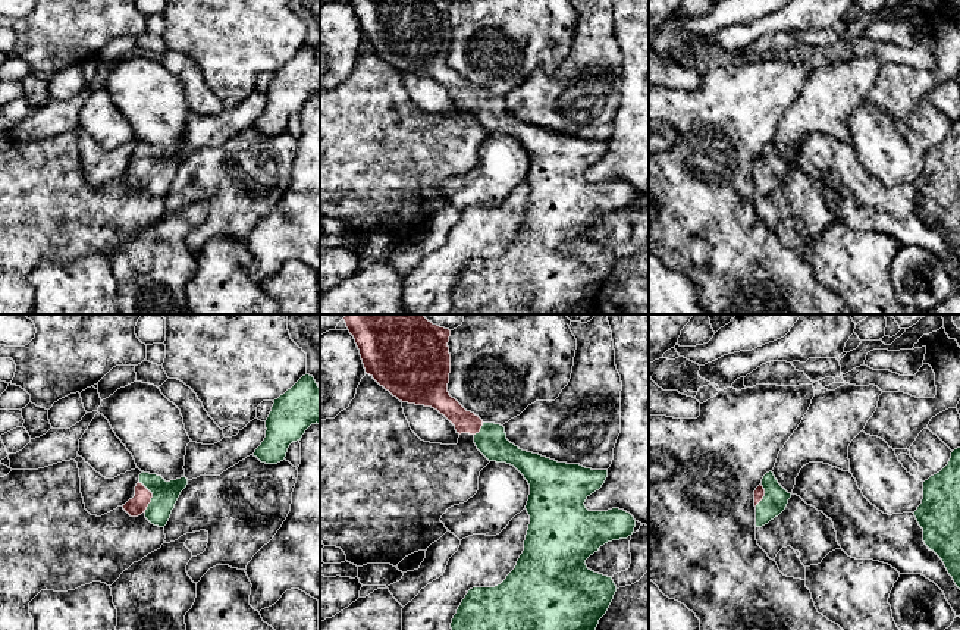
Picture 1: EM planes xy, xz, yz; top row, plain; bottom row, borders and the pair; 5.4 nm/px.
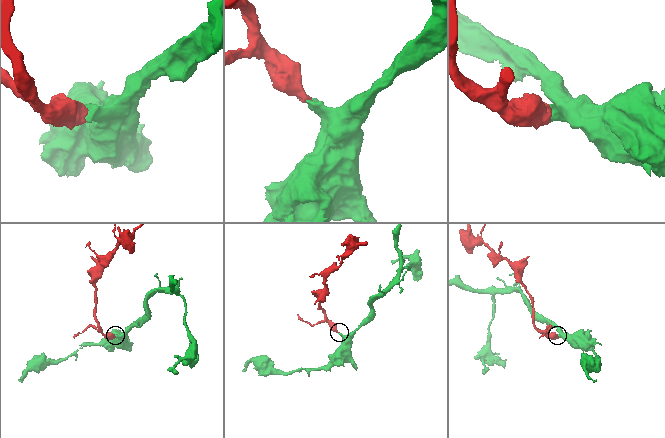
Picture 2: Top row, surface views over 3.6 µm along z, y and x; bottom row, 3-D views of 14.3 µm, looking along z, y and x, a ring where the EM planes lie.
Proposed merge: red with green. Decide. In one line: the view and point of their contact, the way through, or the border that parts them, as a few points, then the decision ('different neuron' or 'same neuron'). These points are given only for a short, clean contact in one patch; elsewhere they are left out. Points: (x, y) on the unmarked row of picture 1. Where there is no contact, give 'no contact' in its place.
contact xy (151, 168); way xy (137, 176), (151, 168), (165, 165); same neuron

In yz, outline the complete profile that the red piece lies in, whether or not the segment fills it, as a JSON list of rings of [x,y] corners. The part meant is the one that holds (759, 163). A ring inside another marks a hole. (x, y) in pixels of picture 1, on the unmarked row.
[[[769,142],[754,162],[756,198],[768,195],[778,188],[787,178],[791,164],[788,164]]]

